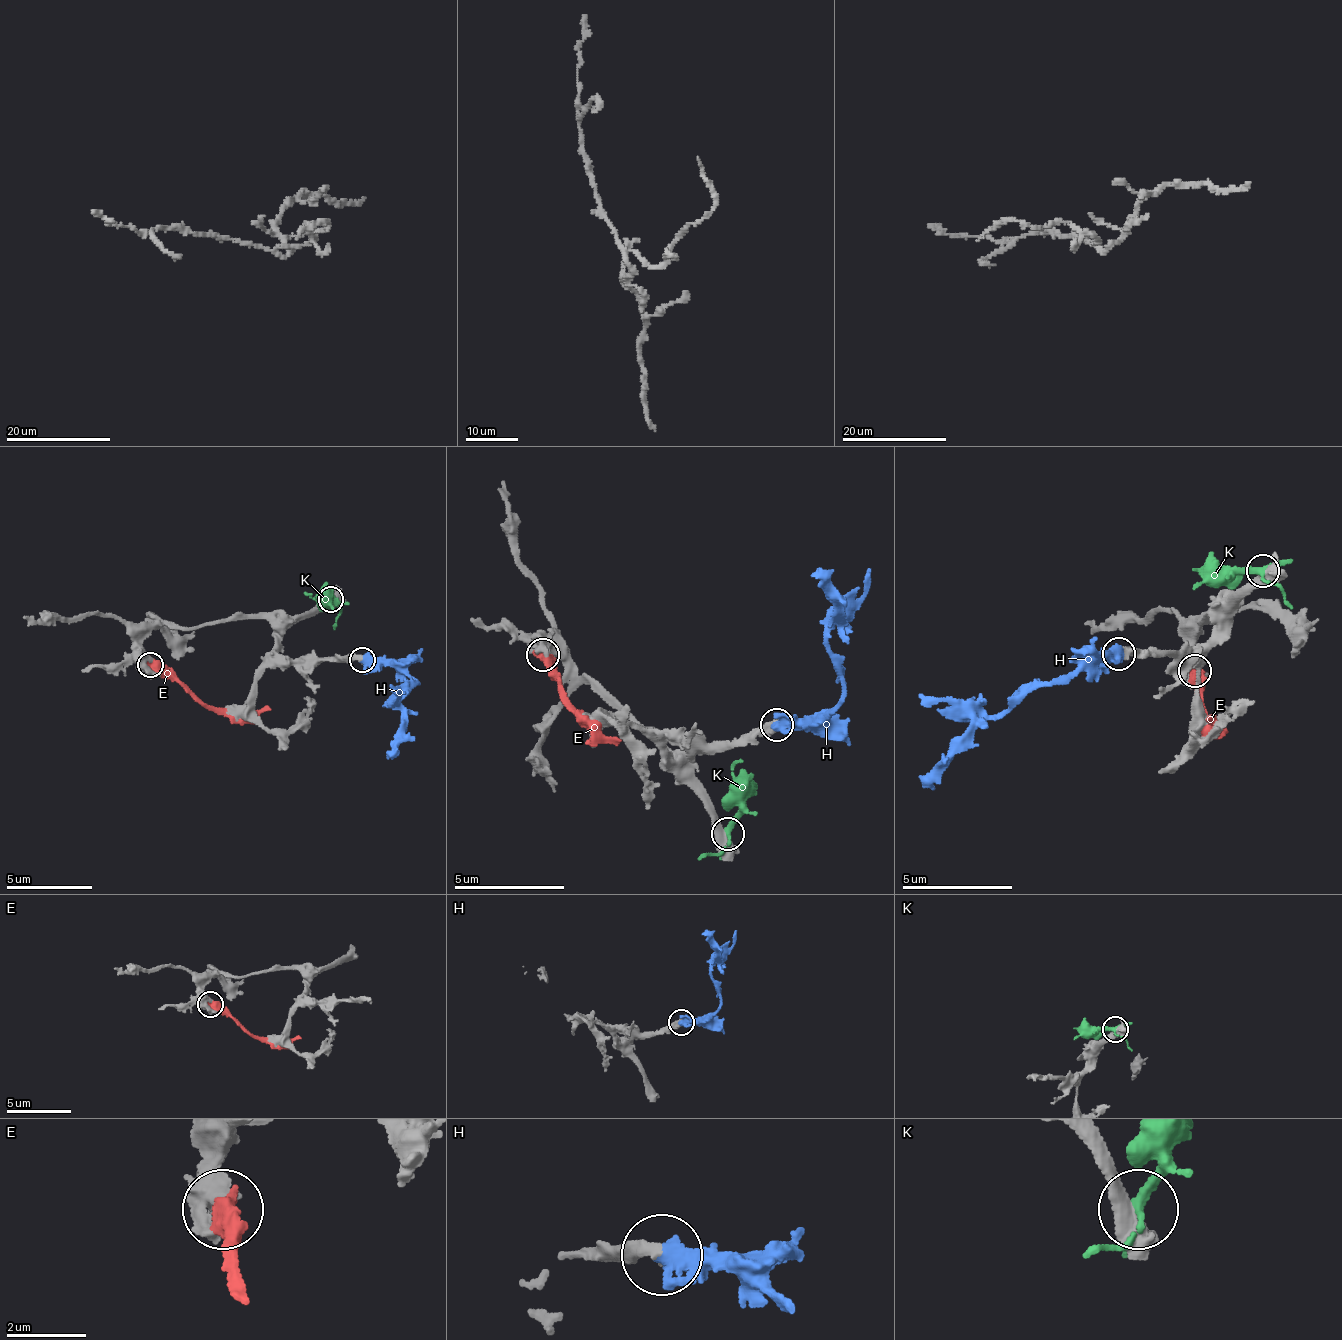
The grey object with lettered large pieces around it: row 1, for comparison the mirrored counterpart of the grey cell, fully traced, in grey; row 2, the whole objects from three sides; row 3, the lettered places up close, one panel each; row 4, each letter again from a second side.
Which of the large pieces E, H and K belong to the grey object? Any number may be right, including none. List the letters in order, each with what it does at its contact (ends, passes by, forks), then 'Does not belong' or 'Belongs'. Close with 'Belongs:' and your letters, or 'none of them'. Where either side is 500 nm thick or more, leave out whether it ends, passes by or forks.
E: Does not belong
H: Belongs
K: It forks there. Does not belong
Belongs: H

